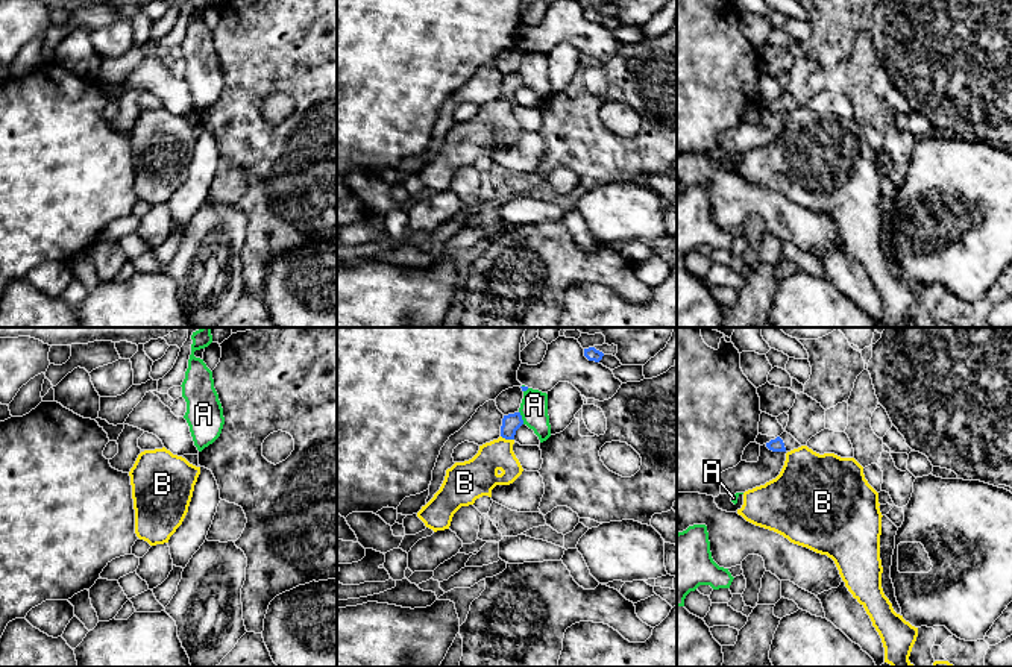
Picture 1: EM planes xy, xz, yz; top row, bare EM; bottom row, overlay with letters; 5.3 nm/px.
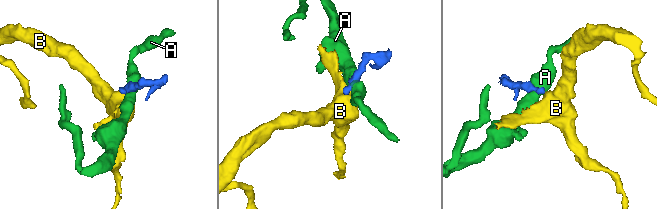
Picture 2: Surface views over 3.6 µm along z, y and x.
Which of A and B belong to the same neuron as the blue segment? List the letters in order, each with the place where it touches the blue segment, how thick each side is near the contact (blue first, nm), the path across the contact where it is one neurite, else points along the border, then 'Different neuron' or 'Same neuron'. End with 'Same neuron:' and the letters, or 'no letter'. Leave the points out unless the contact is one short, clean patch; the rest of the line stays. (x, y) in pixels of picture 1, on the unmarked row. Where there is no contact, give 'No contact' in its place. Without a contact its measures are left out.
A: Touches blue at xz (521, 78). Thickness 100 nm (blue) against 140 nm. Boundary: xz (519, 72), (524, 84). Different neuron
B: Touches blue at xz (507, 99). Thickness 100 nm (blue) against 190 nm. Boundary: xz (501, 96), (513, 100). Different neuron
Same neuron: no letter

